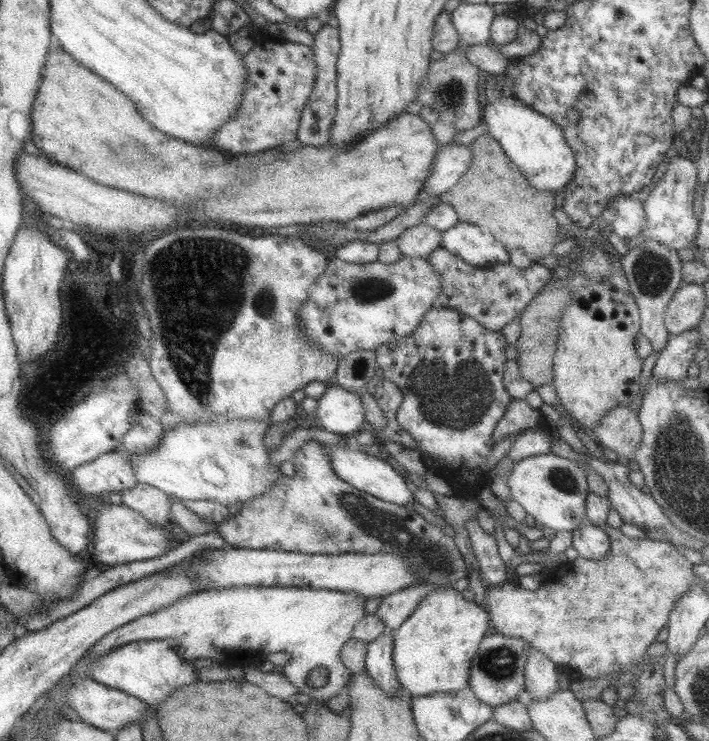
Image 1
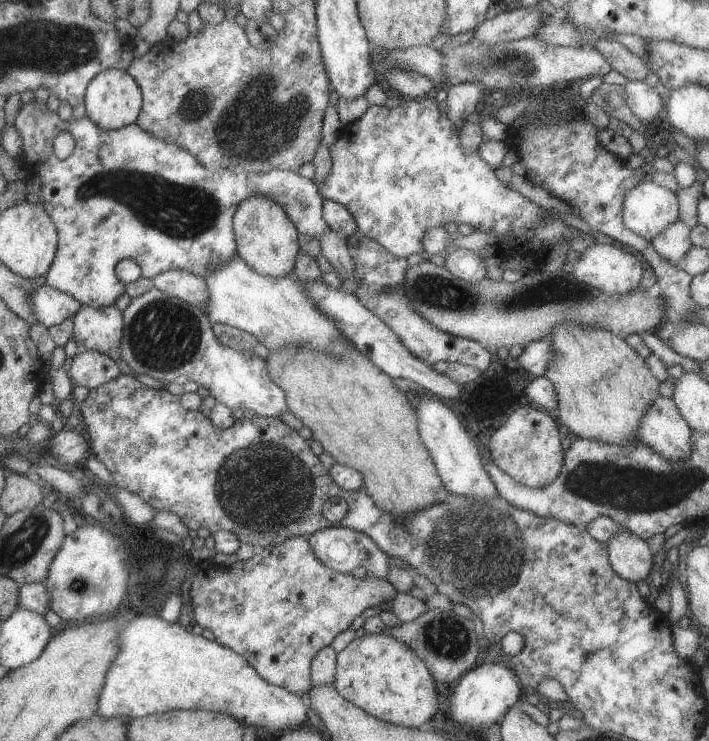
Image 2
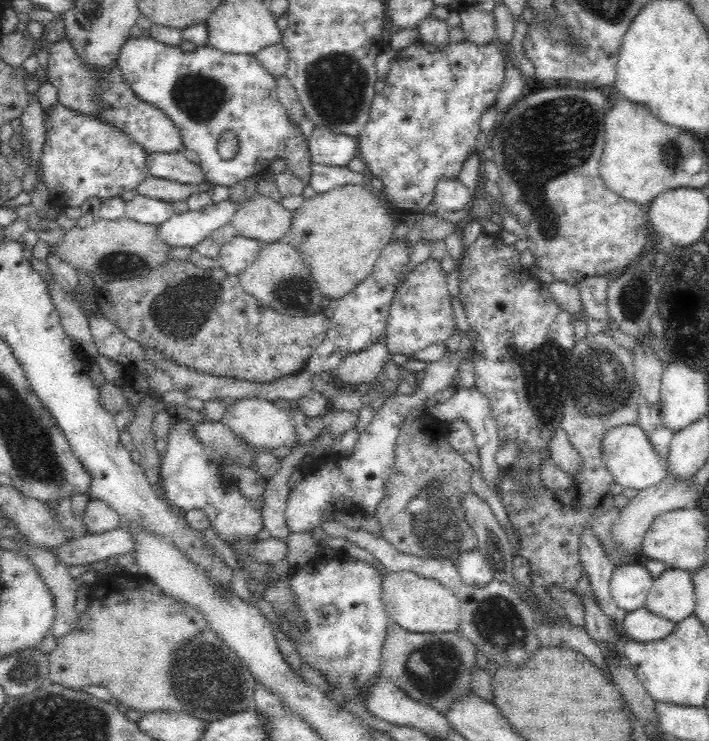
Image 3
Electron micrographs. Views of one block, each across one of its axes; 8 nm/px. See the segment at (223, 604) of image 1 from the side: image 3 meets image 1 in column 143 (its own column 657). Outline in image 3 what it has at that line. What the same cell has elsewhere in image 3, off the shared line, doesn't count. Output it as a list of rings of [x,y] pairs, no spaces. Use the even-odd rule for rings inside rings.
[[[636,608],[634,612],[628,612],[622,620],[622,630],[626,636],[630,636],[634,642],[646,644],[646,642],[656,642],[664,640],[666,636],[672,634],[676,624],[664,616],[652,614],[648,608]]]

